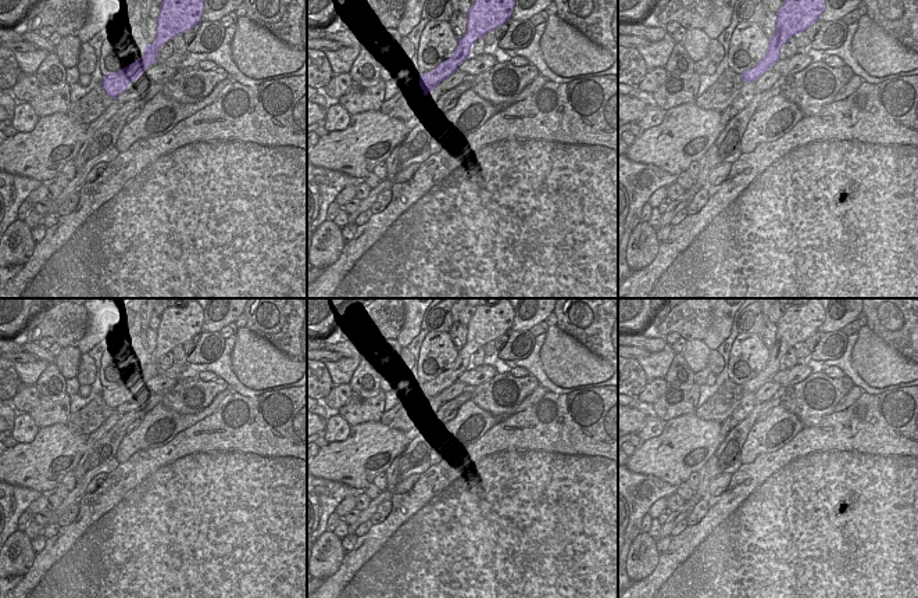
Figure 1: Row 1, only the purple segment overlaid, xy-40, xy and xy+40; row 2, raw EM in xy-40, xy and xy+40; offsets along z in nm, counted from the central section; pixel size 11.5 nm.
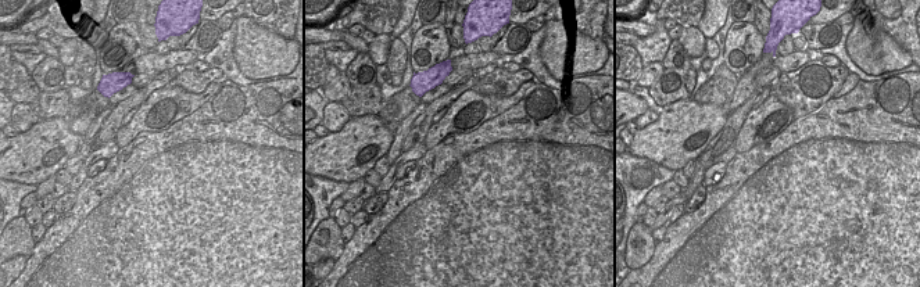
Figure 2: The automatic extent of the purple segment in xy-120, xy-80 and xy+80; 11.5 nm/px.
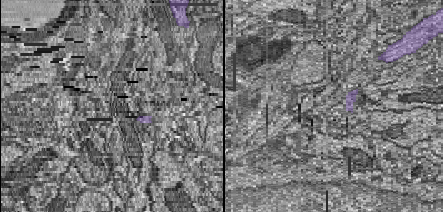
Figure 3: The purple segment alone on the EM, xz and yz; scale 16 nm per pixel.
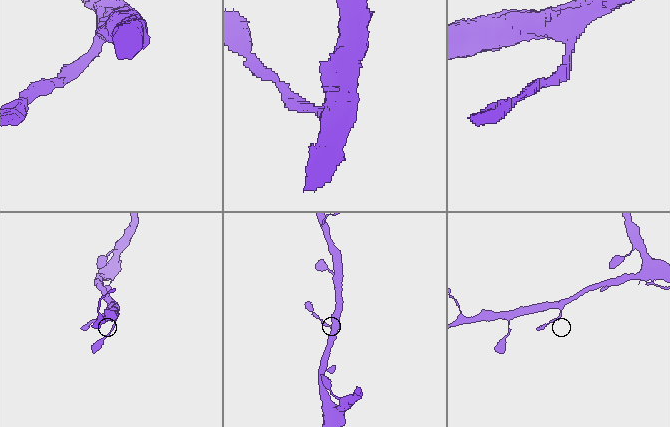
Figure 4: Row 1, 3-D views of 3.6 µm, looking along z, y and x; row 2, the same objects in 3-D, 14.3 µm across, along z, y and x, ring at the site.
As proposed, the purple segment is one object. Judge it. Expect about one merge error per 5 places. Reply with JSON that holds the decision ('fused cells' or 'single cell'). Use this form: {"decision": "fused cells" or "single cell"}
{"decision": "single cell"}

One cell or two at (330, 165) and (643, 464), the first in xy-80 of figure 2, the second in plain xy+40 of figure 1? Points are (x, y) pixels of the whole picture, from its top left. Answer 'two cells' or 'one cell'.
one cell

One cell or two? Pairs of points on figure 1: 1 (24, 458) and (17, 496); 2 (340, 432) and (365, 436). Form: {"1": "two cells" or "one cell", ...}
{"1": "two cells", "2": "two cells"}

